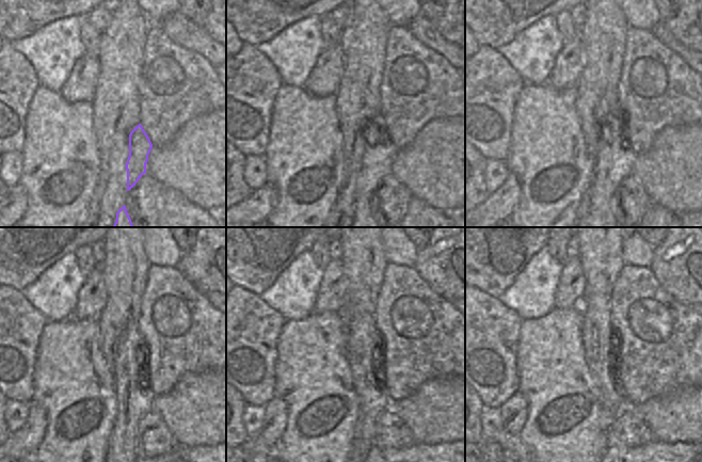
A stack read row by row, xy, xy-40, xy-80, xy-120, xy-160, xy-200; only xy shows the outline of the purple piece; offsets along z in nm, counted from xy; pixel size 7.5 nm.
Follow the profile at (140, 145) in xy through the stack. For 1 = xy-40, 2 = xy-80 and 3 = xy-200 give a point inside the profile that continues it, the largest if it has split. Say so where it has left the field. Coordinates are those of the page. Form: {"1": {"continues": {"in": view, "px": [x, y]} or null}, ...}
{"1": {"continues": {"in": "xy-40", "px": [380, 153]}}, "2": {"continues": {"in": "xy-80", "px": [615, 158]}}, "3": {"continues": {"in": "xy-200", "px": [600, 341]}}}

